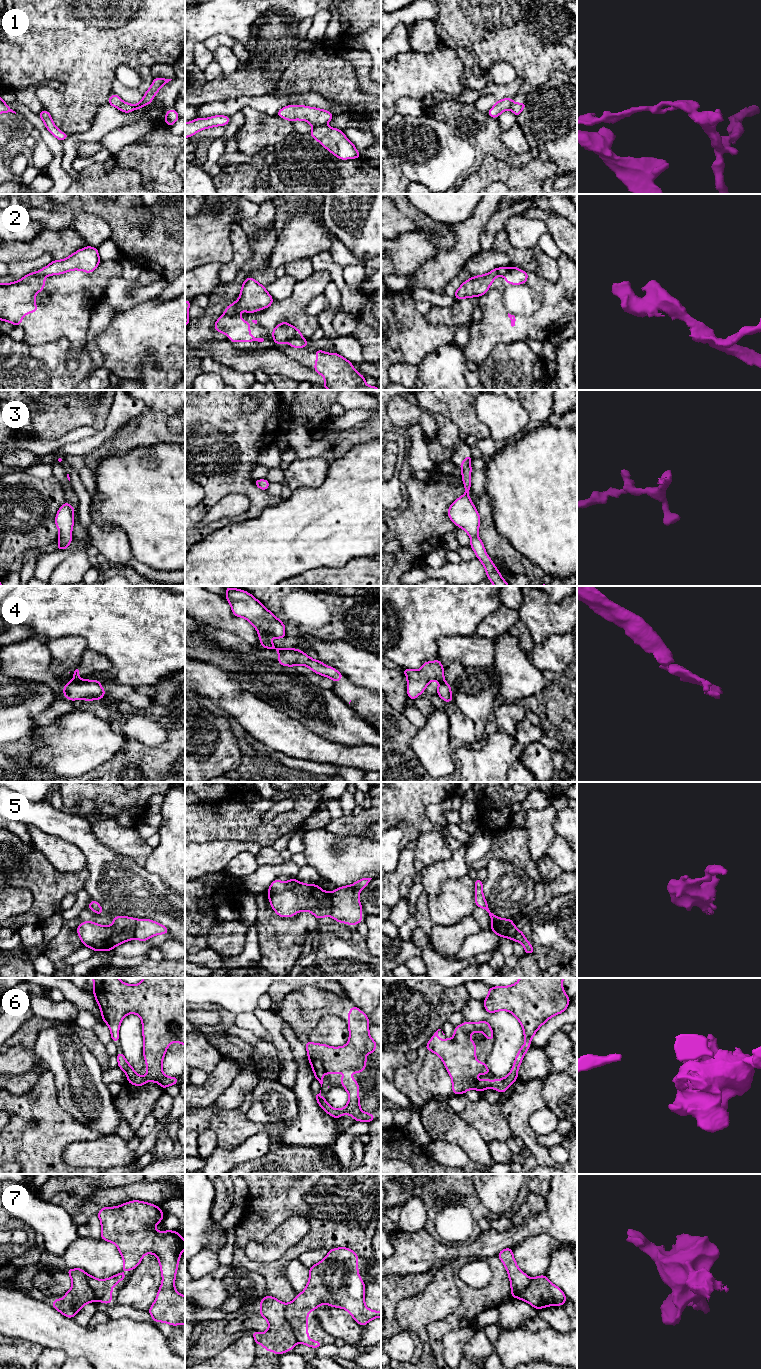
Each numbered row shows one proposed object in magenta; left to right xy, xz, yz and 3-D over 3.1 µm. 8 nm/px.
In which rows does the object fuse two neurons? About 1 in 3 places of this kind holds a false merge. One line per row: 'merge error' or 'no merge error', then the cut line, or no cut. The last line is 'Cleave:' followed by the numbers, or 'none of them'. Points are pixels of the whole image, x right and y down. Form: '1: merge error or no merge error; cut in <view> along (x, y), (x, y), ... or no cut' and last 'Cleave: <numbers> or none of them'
1: merge error; cut in xz along (325, 124), (321, 124), (313, 129)
2: merge error; cut in xz along (225, 312), (238, 314)
3: no merge error; no cut
4: merge error; cut in xy along (79, 679), (72, 681)
5: merge error; cut in xz along (329, 893), (331, 900), (330, 915)
6: no merge error; no cut
7: merge error; cut in xz along (285, 1304), (285, 1319), (298, 1341)
Cleave: 1, 2, 4, 5, 7

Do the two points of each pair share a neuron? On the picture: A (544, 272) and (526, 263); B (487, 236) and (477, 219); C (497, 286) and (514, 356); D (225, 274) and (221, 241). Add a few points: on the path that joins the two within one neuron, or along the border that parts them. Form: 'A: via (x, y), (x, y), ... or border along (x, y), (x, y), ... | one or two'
A: border along (532, 249), (536, 260), (535, 271) | two
B: border along (496, 209), (480, 236), (480, 250) | two
C: border along (525, 341), (500, 342), (490, 353) | two
D: border along (229, 239), (232, 245), (232, 258), (223, 263) | two

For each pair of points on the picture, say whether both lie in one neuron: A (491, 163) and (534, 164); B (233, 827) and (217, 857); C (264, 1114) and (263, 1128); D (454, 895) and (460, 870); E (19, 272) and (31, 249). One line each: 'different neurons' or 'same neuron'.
A: same neuron
B: different neurons
C: different neurons
D: different neurons
E: different neurons

